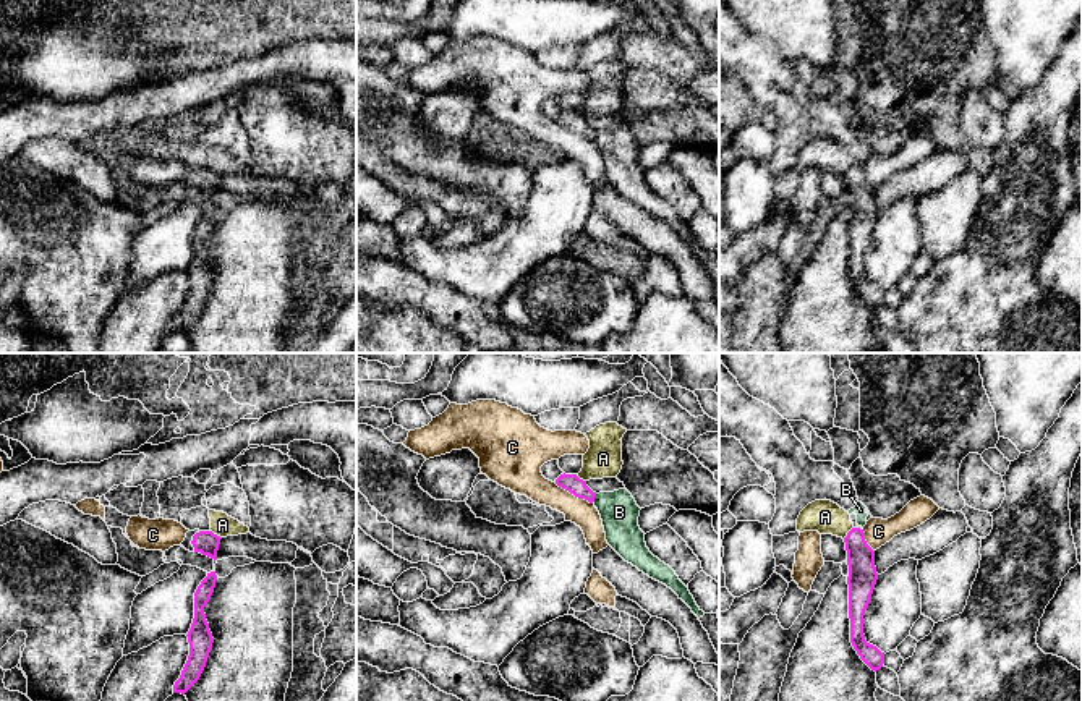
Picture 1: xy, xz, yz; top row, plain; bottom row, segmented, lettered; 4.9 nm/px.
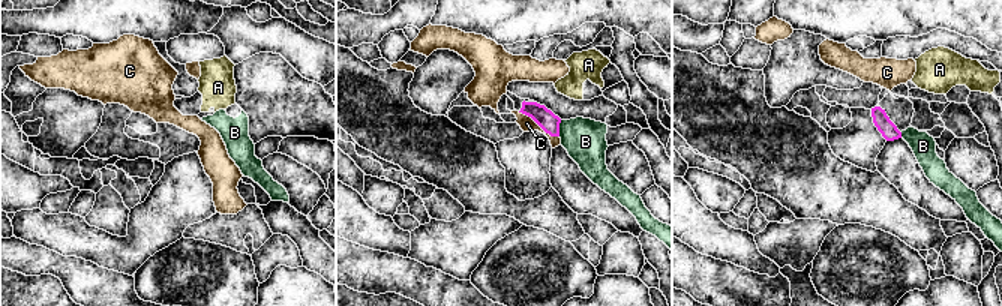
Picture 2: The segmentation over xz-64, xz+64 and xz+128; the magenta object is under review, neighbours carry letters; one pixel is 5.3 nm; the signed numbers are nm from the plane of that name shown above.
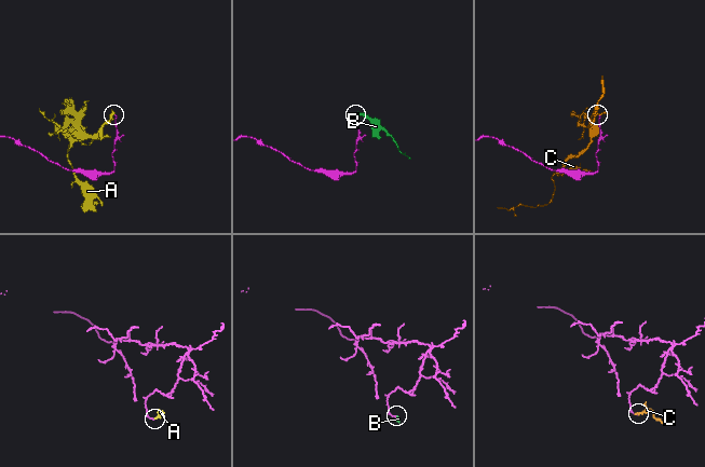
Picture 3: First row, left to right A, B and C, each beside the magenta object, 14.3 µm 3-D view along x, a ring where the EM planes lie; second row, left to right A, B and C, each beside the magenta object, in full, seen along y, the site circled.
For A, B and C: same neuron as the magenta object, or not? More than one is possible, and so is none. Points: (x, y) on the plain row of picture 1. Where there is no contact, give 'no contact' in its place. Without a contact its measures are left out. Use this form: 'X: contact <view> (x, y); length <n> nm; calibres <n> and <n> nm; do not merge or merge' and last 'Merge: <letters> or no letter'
A: contact yz (847, 170); length 80 nm; calibres 140 and 160 nm; do not merge
B: contact xz (593, 136); length 50 nm; calibres 90 and 190 nm; do not merge
C: contact xz (574, 131); length 220 nm; calibres 90 and 160 nm; do not merge
Merge: no letter

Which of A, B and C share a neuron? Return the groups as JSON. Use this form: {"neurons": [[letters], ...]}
{"neurons": [["A", "B"], ["C"]]}

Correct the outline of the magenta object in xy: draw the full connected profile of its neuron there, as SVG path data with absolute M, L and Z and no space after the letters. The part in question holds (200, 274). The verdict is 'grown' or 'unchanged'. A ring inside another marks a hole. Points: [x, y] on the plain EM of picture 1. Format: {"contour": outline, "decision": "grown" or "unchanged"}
{"contour": "M215 209L207 210L194 230L194 256L186 272L190 280L190 293L180 316L173 322L173 330L185 332L199 317L206 304L214 275L206 257L204 244L214 230L215 219Z", "decision": "unchanged"}

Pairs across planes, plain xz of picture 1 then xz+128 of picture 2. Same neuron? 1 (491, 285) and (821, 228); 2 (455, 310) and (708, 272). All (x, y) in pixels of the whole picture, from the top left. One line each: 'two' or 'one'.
1: one
2: one

